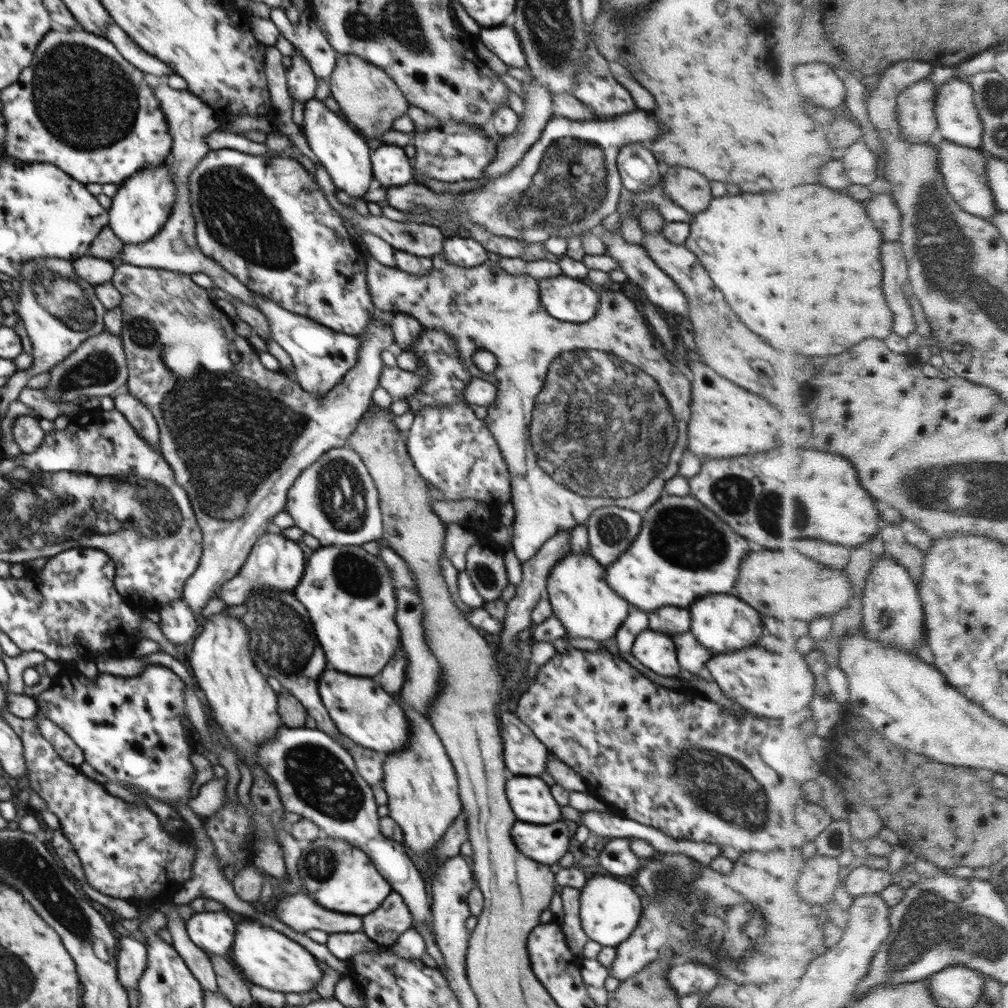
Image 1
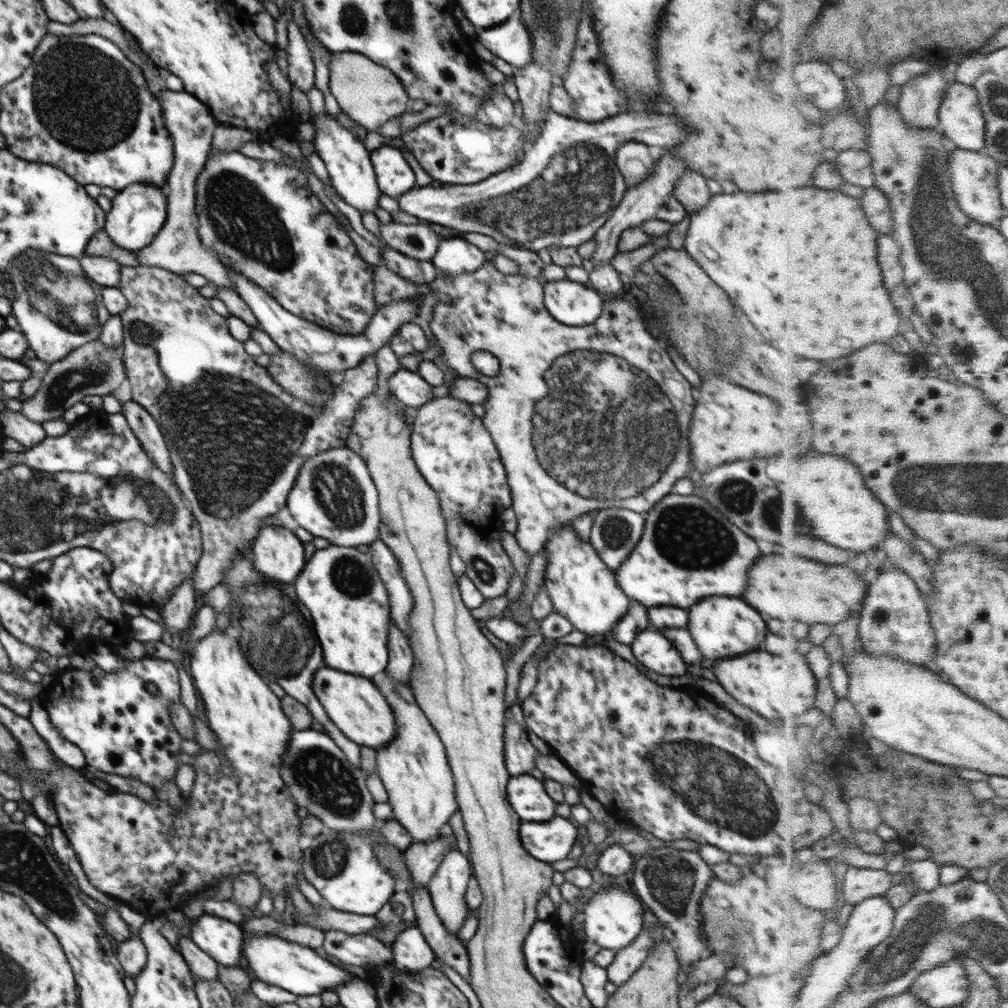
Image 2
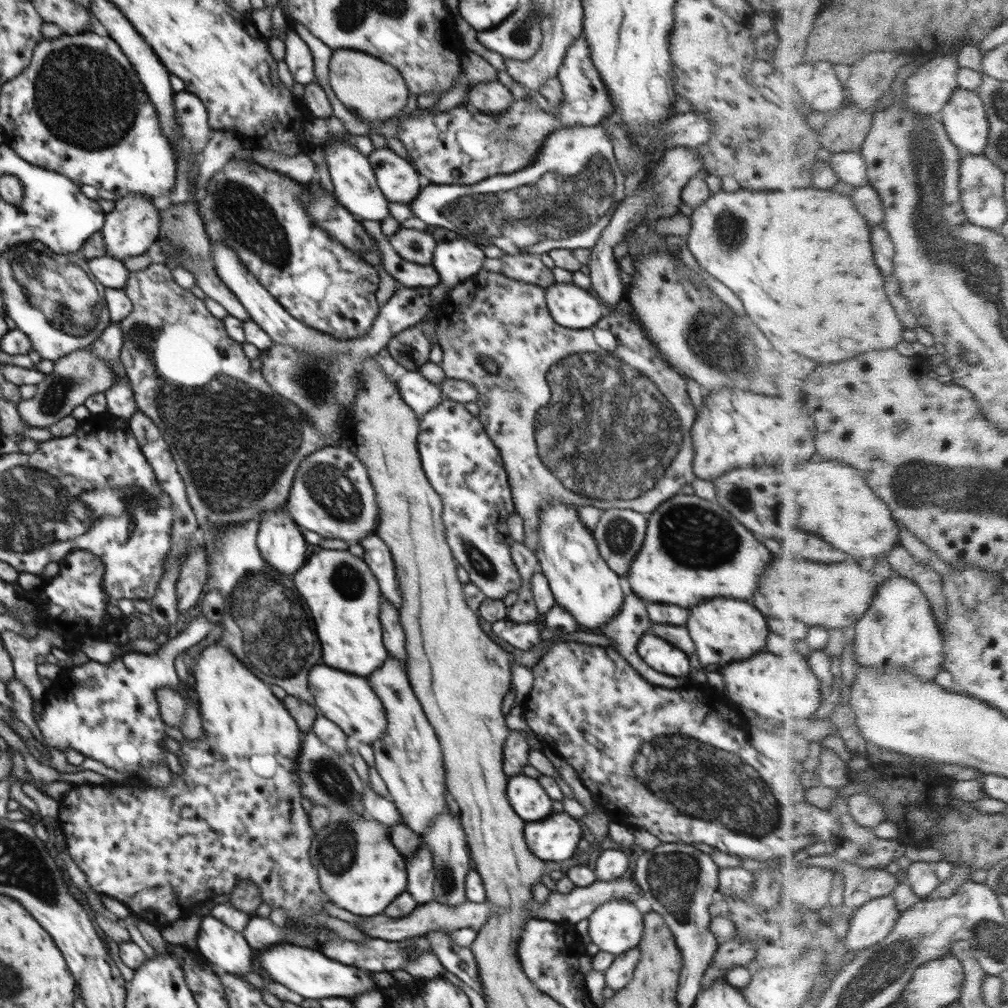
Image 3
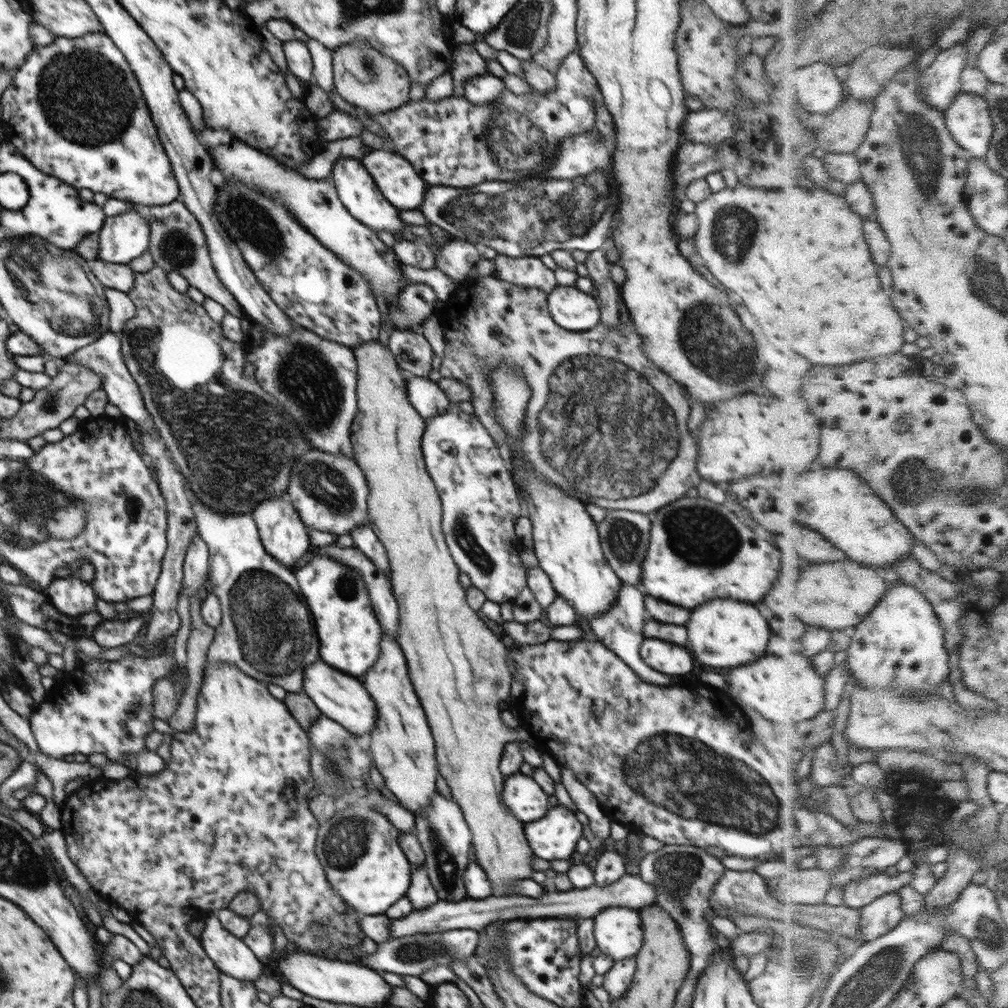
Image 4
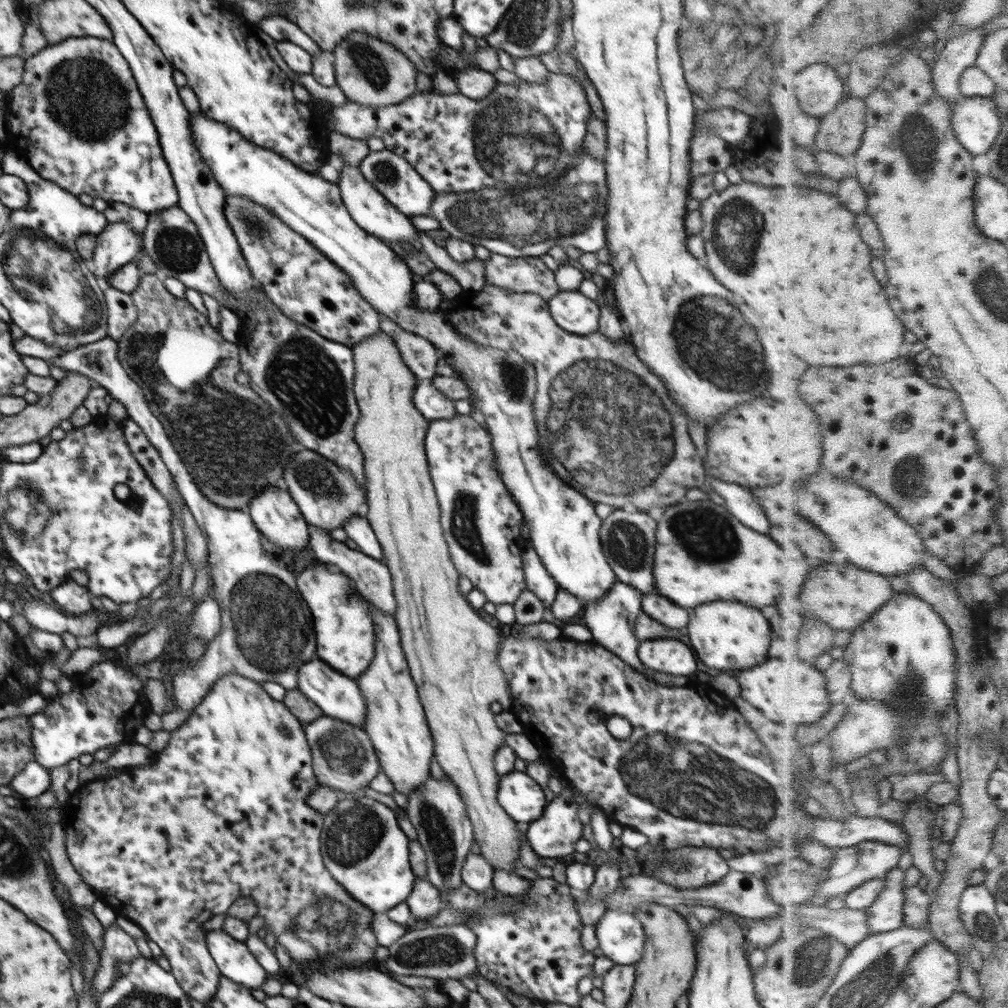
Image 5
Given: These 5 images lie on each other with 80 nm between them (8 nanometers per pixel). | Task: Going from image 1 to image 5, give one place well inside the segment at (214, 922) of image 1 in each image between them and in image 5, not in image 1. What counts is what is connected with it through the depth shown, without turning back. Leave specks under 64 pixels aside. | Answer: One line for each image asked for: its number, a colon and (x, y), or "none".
2: (219, 938)
3: (227, 950)
4: (229, 953)
5: (233, 958)

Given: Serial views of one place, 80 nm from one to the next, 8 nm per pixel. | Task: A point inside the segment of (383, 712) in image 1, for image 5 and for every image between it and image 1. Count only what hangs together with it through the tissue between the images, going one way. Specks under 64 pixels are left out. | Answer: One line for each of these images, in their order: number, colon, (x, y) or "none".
2: (353, 703)
3: (348, 701)
4: (339, 696)
5: (339, 697)

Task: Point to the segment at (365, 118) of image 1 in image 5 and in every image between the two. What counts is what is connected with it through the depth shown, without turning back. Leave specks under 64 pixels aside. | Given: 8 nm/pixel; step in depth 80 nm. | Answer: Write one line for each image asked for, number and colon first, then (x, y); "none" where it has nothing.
2: (371, 94)
3: (375, 89)
4: (368, 79)
5: (371, 72)

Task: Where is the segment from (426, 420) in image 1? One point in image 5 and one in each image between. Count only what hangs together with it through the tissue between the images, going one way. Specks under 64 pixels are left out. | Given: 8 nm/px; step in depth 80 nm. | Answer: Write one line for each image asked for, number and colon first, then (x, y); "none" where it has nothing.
2: (455, 453)
3: (460, 460)
4: (480, 502)
5: (481, 521)

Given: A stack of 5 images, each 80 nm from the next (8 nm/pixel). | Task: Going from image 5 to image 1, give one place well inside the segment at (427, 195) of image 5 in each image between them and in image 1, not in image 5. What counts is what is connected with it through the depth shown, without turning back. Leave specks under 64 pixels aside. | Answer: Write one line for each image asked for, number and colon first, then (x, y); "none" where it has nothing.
1: (391, 167)
2: (394, 176)
3: (396, 177)
4: (396, 179)

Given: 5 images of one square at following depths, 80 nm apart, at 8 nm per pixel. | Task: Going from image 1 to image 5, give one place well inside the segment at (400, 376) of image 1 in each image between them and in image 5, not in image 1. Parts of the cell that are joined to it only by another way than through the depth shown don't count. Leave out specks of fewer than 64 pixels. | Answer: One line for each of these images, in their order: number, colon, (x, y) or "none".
2: (408, 387)
3: (421, 395)
4: (428, 399)
5: (432, 404)

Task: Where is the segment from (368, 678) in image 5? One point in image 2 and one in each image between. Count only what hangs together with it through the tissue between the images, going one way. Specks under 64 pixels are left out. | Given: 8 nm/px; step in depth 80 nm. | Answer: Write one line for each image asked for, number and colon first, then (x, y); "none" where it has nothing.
2: (414, 768)
3: (408, 757)
4: (402, 747)

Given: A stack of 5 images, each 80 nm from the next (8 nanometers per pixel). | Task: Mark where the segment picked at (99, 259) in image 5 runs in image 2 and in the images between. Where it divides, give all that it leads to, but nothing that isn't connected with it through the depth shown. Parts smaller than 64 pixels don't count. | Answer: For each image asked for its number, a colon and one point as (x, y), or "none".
2: (138, 212)
3: (132, 228)
4: (122, 238)

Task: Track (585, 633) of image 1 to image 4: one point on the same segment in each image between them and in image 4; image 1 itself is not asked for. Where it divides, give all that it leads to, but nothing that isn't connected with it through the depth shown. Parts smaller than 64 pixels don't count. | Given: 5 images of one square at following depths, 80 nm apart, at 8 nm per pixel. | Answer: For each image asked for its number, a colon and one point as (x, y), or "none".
2: (583, 589)
3: (582, 583)
4: (566, 542)

